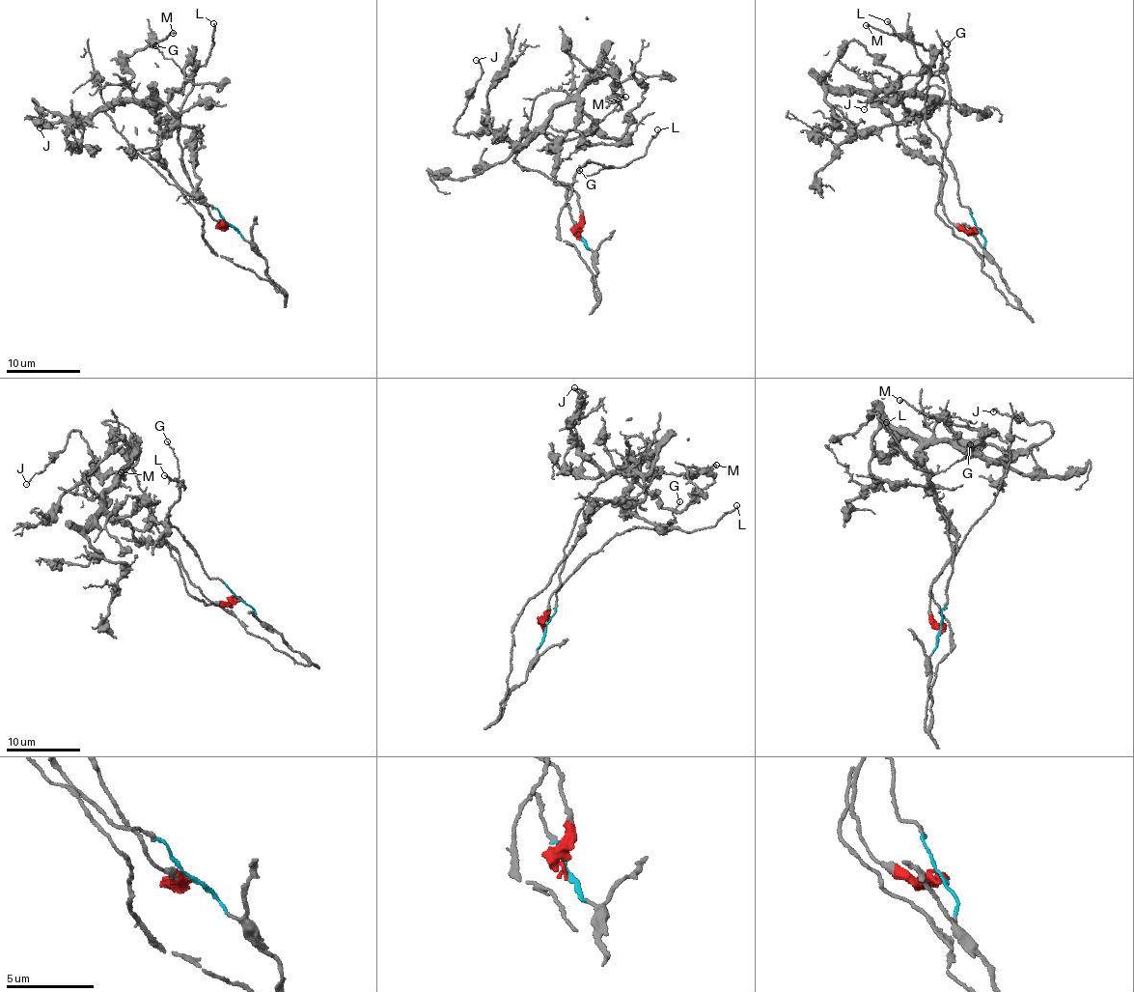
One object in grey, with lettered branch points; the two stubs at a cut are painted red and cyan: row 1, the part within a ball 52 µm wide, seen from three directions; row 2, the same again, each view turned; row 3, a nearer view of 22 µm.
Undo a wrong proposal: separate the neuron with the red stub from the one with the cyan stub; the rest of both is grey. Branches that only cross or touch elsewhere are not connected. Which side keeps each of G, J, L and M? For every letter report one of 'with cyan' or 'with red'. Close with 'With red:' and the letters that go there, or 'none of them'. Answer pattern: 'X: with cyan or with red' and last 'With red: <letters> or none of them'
G: with cyan
J: with red
L: with cyan
M: with red
With red: J, M

